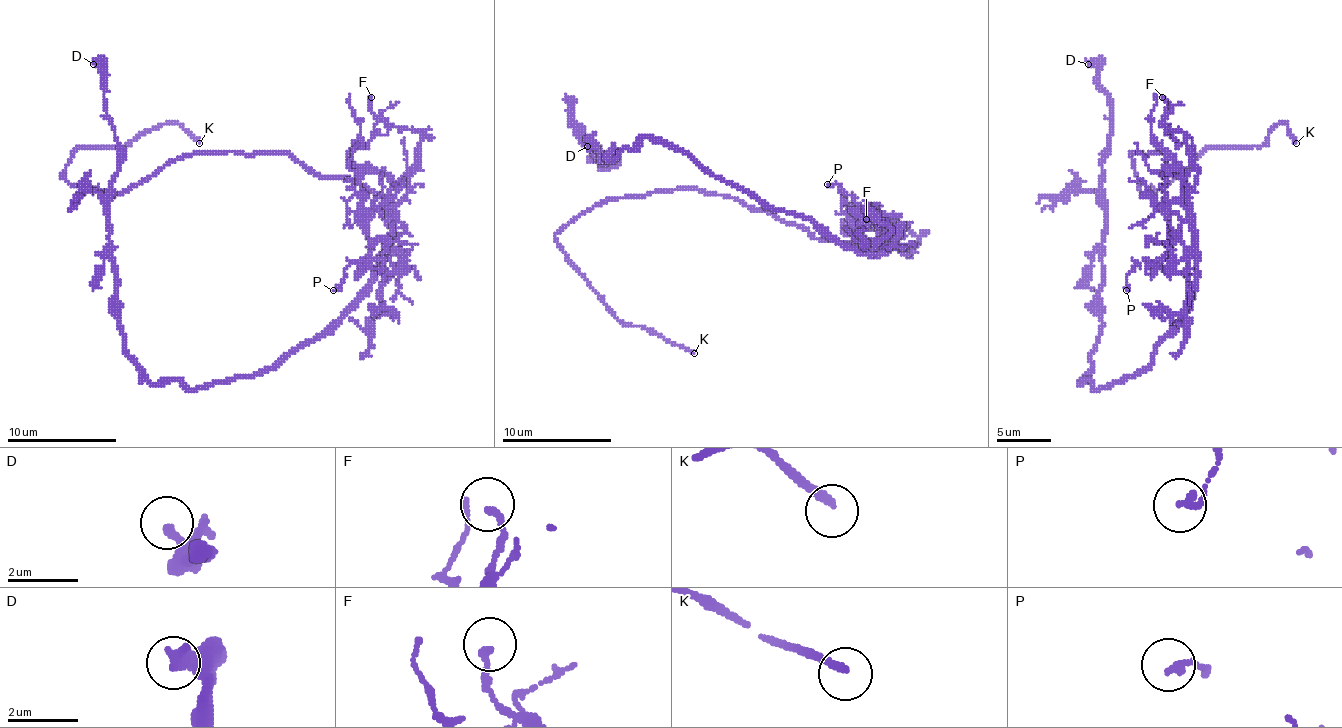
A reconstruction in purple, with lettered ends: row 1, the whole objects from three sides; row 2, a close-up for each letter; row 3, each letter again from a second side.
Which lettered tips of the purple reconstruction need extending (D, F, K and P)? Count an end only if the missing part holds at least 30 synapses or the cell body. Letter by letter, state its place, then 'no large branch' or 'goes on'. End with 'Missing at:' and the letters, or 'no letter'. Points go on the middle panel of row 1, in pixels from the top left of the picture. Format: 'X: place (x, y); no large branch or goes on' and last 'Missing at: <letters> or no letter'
D: place (587, 146); no large branch
F: place (866, 219); no large branch
K: place (694, 353); goes on
P: place (827, 184); no large branch
Missing at: K

